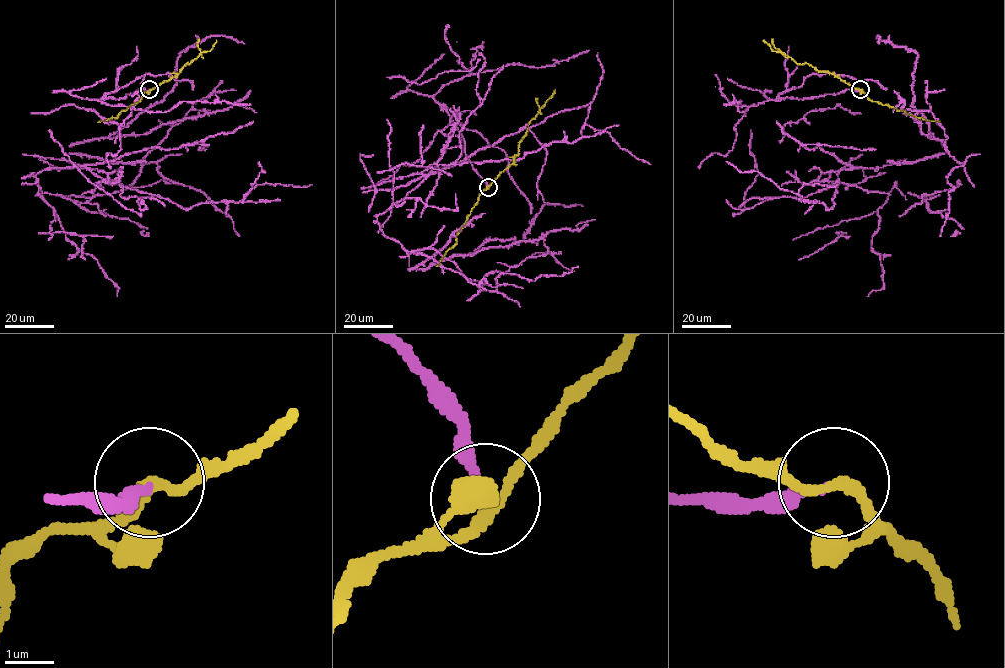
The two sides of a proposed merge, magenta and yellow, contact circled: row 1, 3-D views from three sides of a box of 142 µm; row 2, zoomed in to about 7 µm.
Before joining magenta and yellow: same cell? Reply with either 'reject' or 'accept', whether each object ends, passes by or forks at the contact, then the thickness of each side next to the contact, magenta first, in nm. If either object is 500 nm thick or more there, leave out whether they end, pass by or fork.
reject | magenta ends | yellow passes by | 200/240 nm

